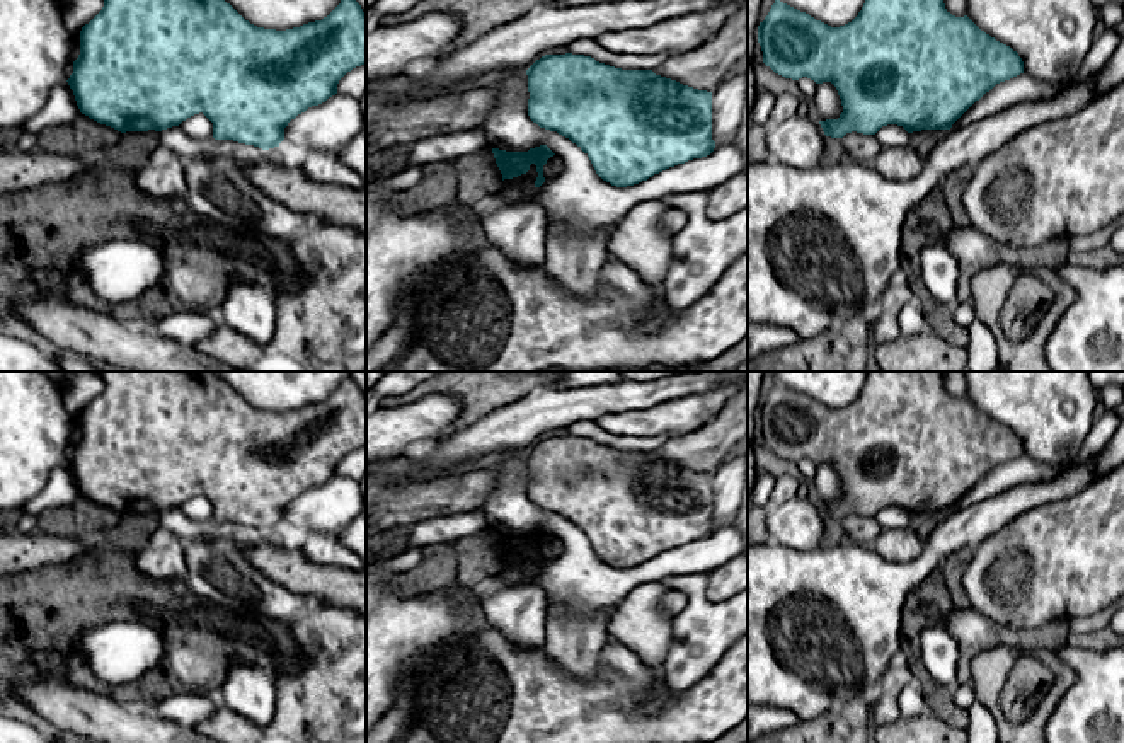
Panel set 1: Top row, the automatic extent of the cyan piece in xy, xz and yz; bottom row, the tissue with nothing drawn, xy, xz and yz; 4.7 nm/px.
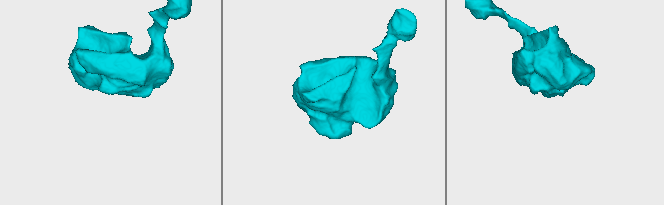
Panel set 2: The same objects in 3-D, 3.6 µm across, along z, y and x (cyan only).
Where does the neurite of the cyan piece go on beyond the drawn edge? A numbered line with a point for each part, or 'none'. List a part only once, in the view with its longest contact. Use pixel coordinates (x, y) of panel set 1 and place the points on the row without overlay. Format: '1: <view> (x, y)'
none

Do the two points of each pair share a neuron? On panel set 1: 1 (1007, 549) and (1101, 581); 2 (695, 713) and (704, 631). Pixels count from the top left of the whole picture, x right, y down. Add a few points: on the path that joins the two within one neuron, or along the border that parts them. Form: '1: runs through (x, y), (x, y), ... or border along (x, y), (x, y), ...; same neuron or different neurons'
1: runs through (1031, 563), (1077, 563); same neuron
2: border along (726, 651), (695, 684), (663, 699); different neurons

